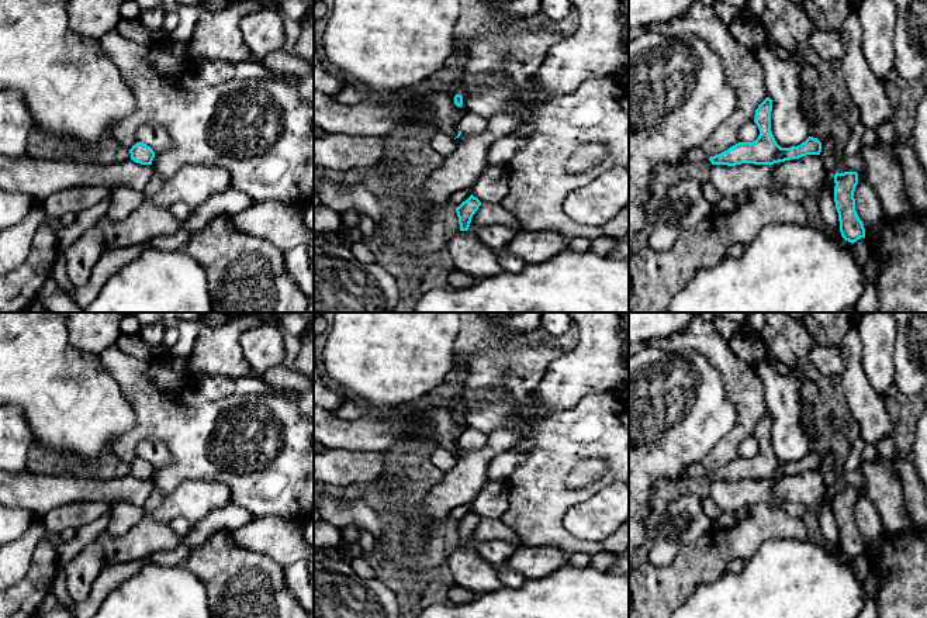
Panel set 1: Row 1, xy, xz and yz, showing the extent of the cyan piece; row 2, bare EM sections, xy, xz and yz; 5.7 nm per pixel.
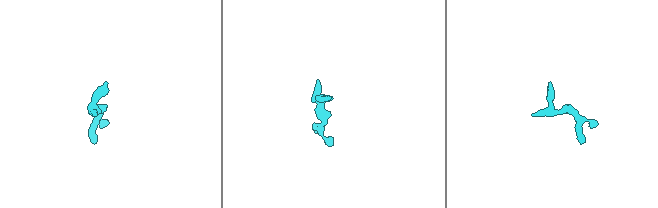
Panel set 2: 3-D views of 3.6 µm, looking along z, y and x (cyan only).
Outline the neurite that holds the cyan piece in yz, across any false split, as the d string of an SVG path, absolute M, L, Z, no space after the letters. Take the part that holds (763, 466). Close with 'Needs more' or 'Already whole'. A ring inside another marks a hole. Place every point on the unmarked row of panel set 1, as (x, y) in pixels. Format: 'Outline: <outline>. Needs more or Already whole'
Outline: M767 412L755 425L754 438L760 450L753 458L739 458L727 466L710 472L712 480L736 481L741 479L774 480L791 474L799 474L806 470L820 470L821 458L809 452L798 462L781 463L771 446L772 415Z. Already whole

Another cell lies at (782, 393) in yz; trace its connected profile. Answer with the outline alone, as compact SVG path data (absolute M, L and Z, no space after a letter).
M769 363L755 366L762 381L765 404L772 415L771 446L781 463L798 462L809 453L809 441L800 427L800 384L805 370L799 366L795 374L781 374Z

